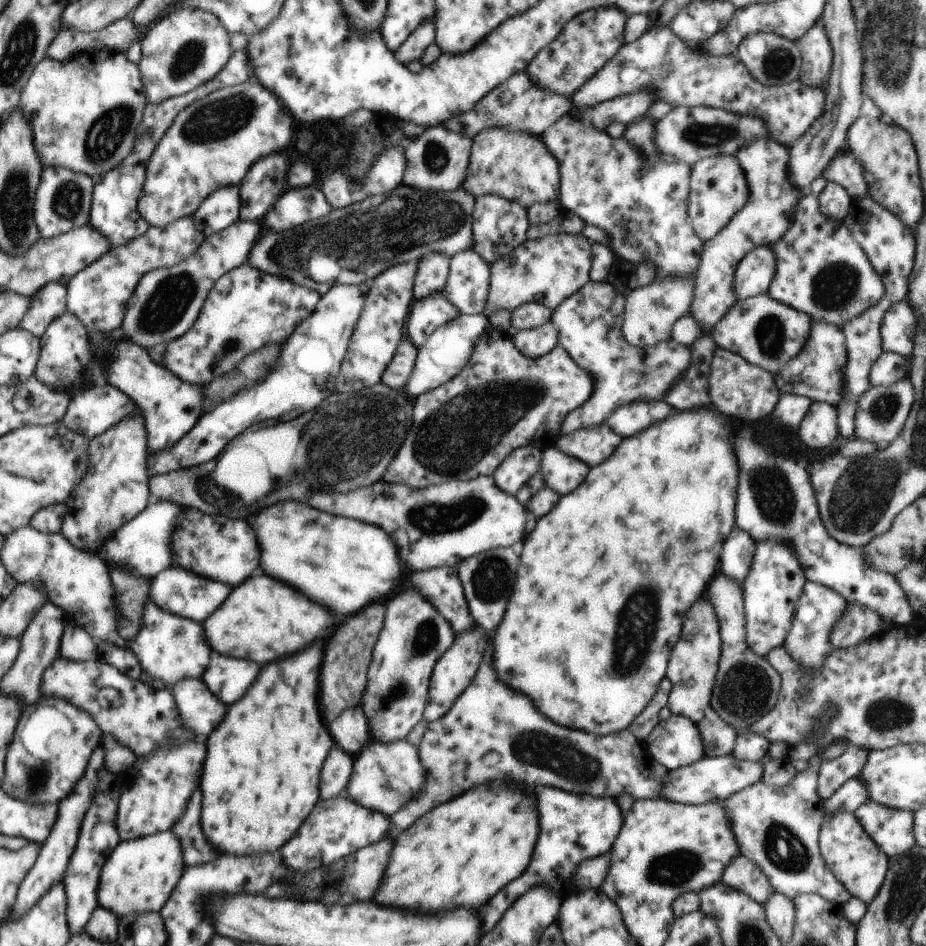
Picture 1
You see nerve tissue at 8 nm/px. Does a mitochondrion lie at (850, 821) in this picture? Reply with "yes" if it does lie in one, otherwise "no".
no

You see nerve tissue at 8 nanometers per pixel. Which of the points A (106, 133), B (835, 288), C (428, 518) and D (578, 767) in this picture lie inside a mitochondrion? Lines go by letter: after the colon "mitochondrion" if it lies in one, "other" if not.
A: mitochondrion
B: mitochondrion
C: mitochondrion
D: mitochondrion

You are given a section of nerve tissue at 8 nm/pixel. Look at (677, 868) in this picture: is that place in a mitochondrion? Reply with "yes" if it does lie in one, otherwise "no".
yes

